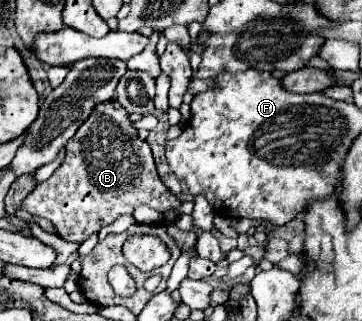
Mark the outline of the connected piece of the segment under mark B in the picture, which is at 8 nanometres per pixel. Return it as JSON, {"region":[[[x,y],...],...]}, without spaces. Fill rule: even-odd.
{"region":[[[104,101],[96,105],[96,109],[92,109],[90,117],[80,125],[76,135],[68,141],[62,165],[52,173],[50,179],[38,183],[36,189],[22,201],[22,207],[28,213],[32,213],[34,217],[50,219],[58,227],[60,237],[74,243],[86,241],[90,235],[98,233],[106,225],[112,225],[122,215],[132,215],[136,205],[148,205],[158,213],[166,215],[168,211],[178,209],[180,201],[160,181],[150,145],[138,137],[138,129],[132,127],[128,113],[116,101]]]}

